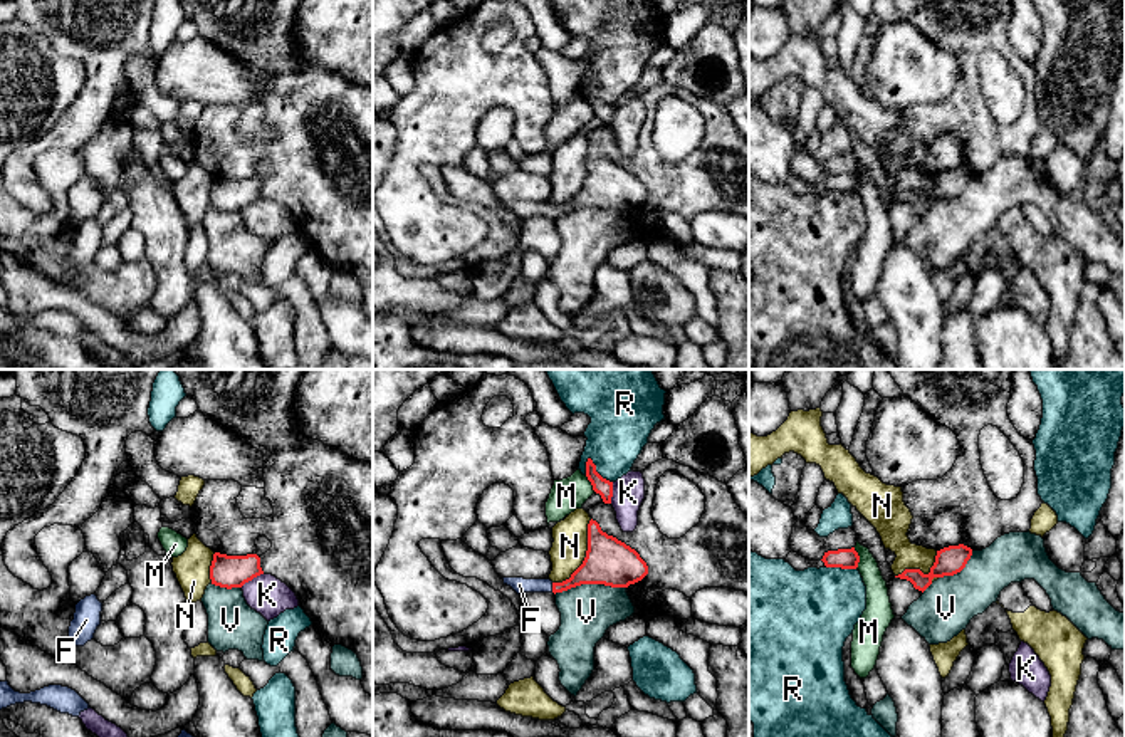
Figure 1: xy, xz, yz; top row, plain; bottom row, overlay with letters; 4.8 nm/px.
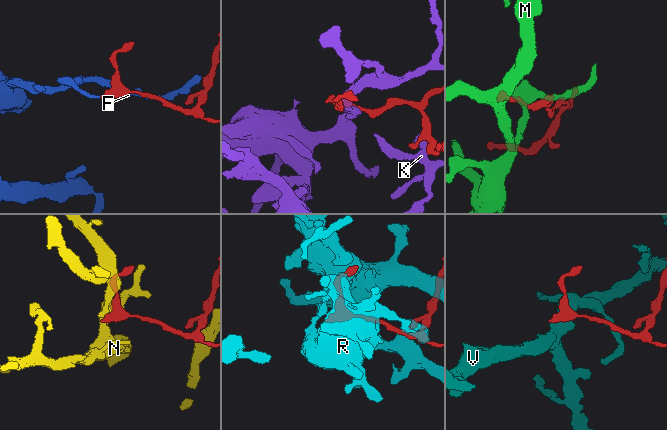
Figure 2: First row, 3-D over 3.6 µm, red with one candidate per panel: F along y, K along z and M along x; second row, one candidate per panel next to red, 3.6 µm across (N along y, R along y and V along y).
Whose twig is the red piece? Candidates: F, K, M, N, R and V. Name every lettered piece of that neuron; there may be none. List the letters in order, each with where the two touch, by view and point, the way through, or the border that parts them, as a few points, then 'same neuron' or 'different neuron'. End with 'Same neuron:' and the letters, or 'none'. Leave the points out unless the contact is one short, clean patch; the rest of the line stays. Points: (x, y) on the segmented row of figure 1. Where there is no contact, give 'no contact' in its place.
F: xz (553, 588) | across xz (600, 566), (571, 583), (553, 588), (519, 585) | same neuron
K: xy (251, 580) | different neuron
M: yz (858, 558) | different neuron
N: xz (586, 556) | along xz (591, 519), (583, 563), (568, 578), (553, 583) | different neuron
R: xz (596, 472) | different neuron
V: xz (590, 583) | along xz (625, 586), (576, 585), (554, 595) | different neuron
Same neuron: F

